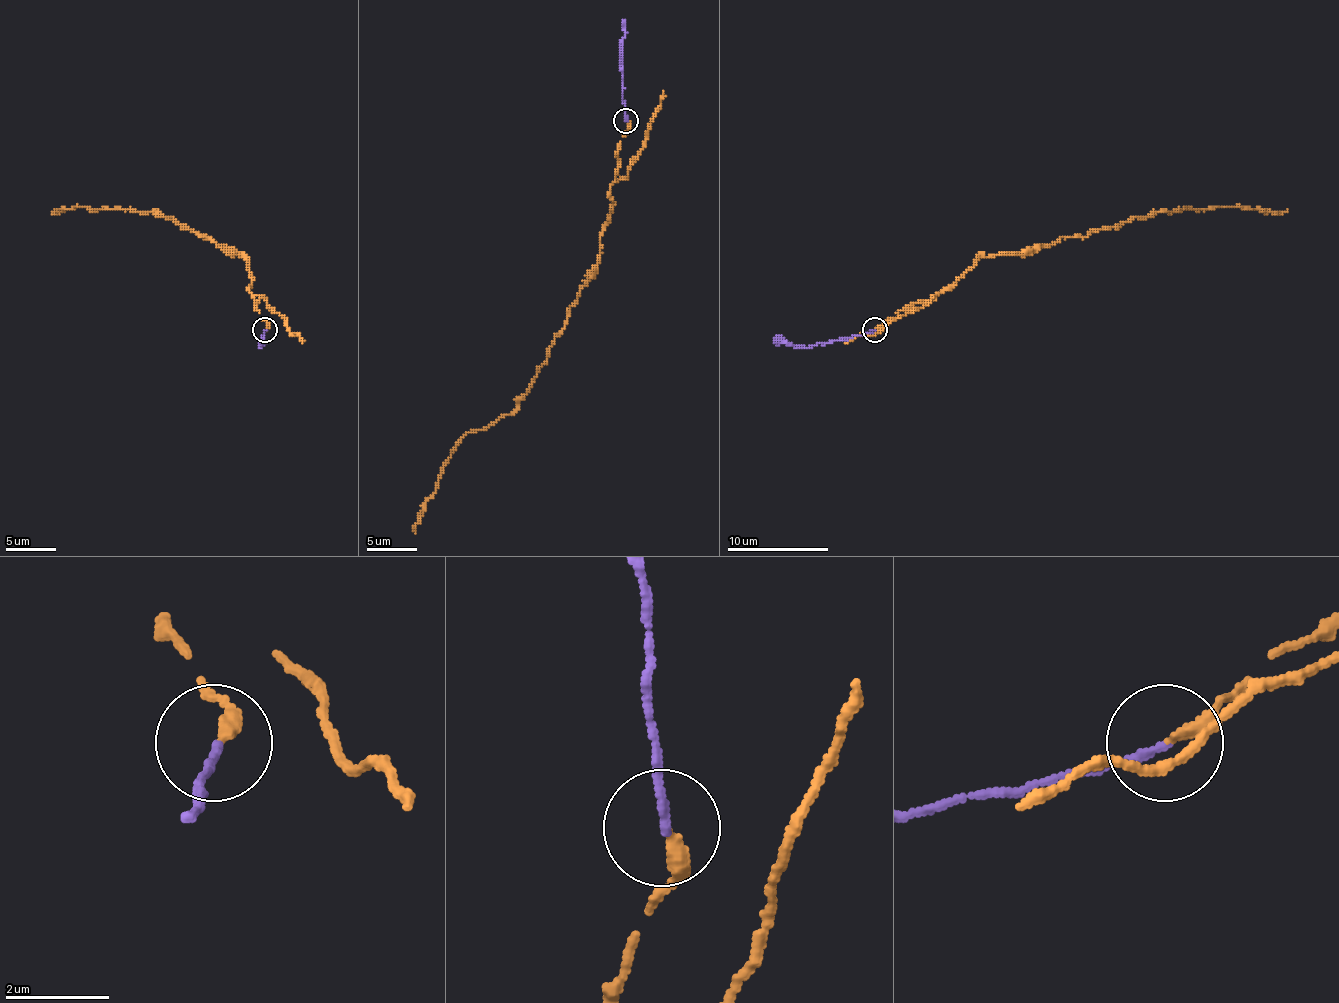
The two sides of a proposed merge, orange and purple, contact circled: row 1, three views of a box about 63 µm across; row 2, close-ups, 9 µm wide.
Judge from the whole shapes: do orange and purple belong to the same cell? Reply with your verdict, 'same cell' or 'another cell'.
same cell

